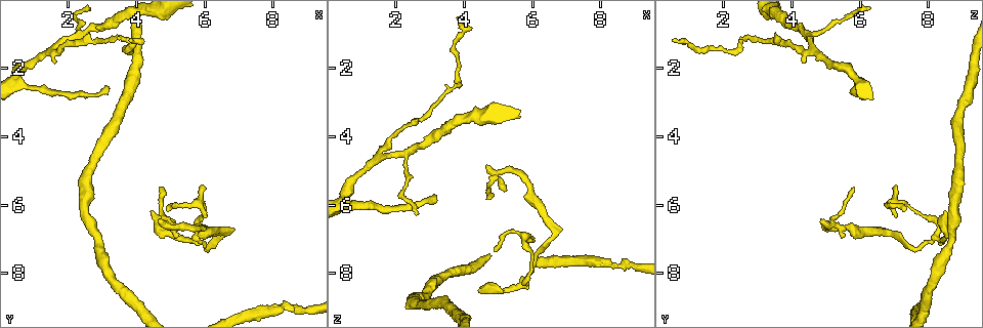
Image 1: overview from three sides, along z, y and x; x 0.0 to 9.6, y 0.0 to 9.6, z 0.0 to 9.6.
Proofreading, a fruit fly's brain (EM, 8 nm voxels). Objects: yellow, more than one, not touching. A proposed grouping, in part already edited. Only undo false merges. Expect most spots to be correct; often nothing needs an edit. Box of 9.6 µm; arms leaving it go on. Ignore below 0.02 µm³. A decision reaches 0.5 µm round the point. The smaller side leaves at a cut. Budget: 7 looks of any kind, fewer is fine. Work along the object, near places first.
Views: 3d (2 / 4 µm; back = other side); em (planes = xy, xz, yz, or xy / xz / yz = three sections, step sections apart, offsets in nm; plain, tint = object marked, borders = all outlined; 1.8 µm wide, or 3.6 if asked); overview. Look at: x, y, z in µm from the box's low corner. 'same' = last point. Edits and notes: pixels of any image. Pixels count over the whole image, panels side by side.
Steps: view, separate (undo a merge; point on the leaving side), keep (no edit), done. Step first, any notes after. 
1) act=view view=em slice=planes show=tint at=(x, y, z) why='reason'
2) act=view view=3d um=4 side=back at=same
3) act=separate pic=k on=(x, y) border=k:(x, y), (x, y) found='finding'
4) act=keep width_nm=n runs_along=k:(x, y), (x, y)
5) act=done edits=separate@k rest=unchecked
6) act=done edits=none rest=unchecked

act=view view=3d um=4 side=back at=(1.55, 1.40, 4.60)

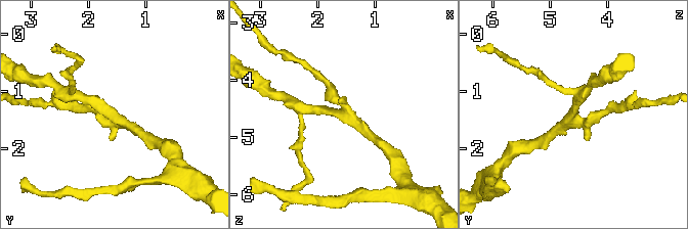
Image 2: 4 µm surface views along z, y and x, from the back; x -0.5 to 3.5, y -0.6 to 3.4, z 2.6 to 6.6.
act=view view=em slice=planes show=plain at=(1.65, 1.45, 4.60) arms=3 why='now the EM'

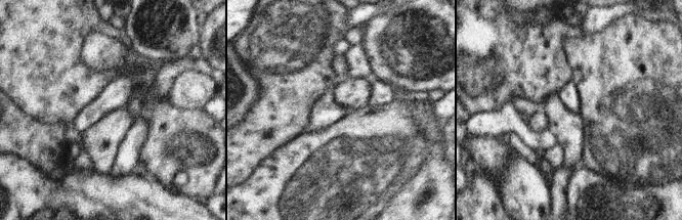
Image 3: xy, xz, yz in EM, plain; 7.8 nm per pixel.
act=view view=em slice=planes show=borders at=same

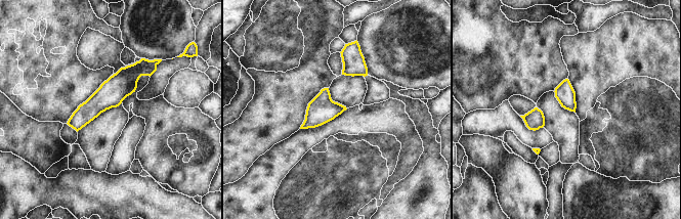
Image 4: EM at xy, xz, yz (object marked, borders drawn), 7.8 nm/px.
act=keep runs_along=4:(154, 67), (133, 72), (71, 123) found='all the same neuron'

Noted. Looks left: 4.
act=view view=em slice=xz step=16 show=tint at=(5.80, 6.95, 8.20) why='branch point'

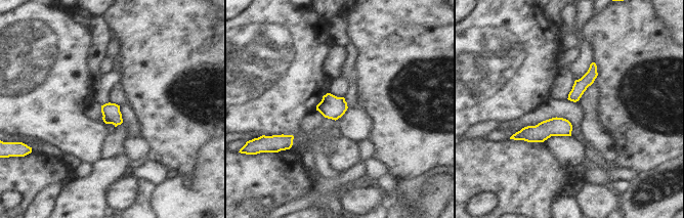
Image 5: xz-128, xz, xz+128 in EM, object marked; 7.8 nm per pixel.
act=view view=em slice=planes show=borders at=same

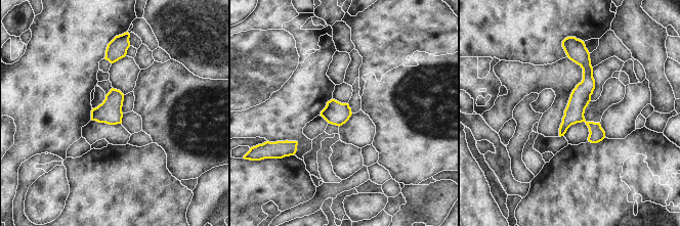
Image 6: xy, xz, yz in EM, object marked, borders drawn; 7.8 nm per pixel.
act=keep found='all the same neuron'

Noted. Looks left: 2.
act=done edits=none rest=unchecked

